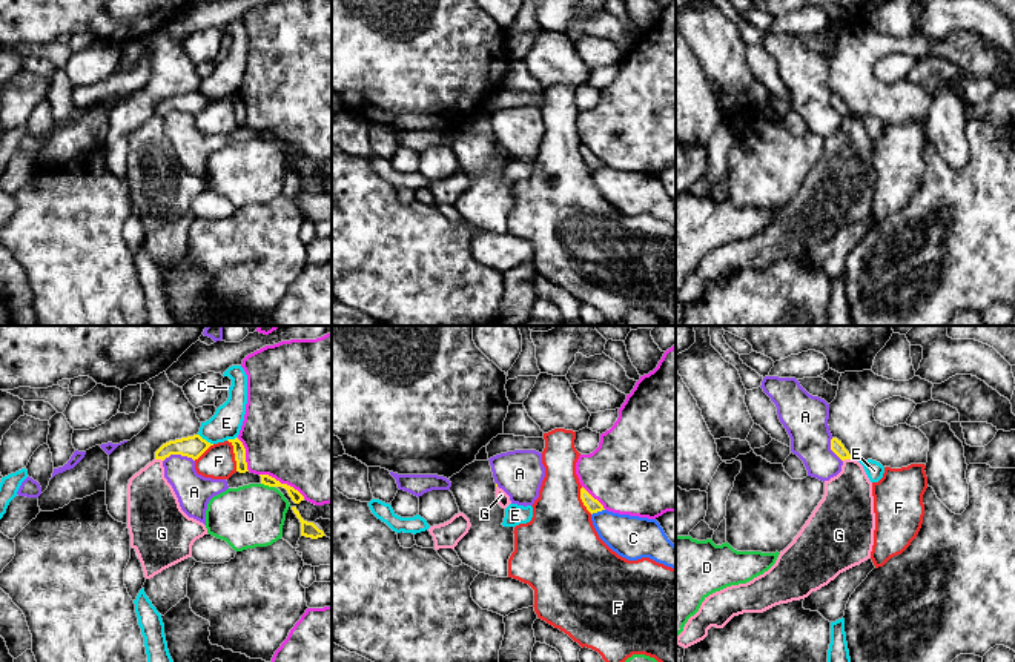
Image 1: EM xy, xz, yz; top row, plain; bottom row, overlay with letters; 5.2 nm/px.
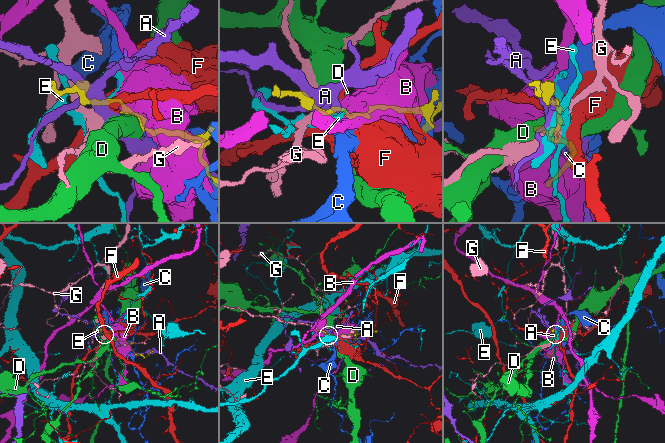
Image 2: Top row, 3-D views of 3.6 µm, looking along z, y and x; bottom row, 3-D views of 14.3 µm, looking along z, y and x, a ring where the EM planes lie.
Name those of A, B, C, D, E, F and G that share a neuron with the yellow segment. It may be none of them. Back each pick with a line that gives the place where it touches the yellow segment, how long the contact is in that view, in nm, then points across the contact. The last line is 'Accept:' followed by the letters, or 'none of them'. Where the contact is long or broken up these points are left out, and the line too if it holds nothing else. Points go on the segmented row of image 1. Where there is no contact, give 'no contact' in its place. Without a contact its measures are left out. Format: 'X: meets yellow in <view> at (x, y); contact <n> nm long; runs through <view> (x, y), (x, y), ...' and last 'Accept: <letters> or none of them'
Accept: none of them

